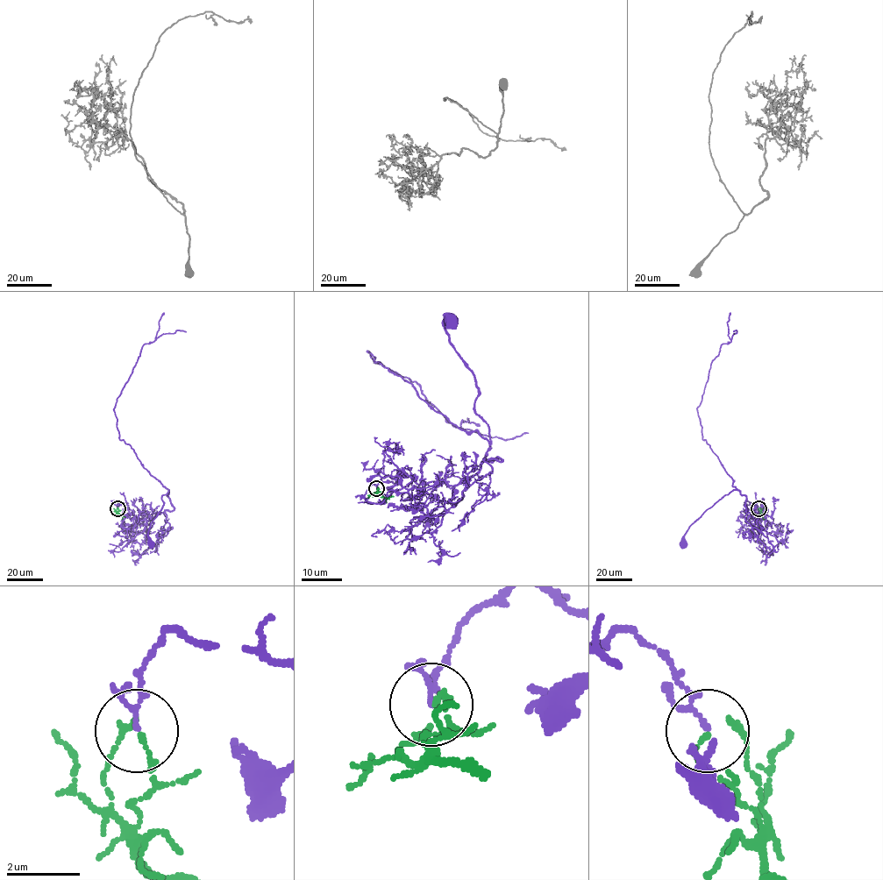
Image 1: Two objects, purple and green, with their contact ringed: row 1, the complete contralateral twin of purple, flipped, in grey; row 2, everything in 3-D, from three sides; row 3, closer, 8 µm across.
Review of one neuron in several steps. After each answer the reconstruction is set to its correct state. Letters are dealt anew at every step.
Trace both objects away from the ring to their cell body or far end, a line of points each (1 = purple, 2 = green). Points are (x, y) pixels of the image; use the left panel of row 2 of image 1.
1: (117, 507), (123, 504), (131, 519), (147, 521), (174, 509), (169, 490), (149, 527), (151, 543)
2: (117, 508), (117, 514), (122, 519)

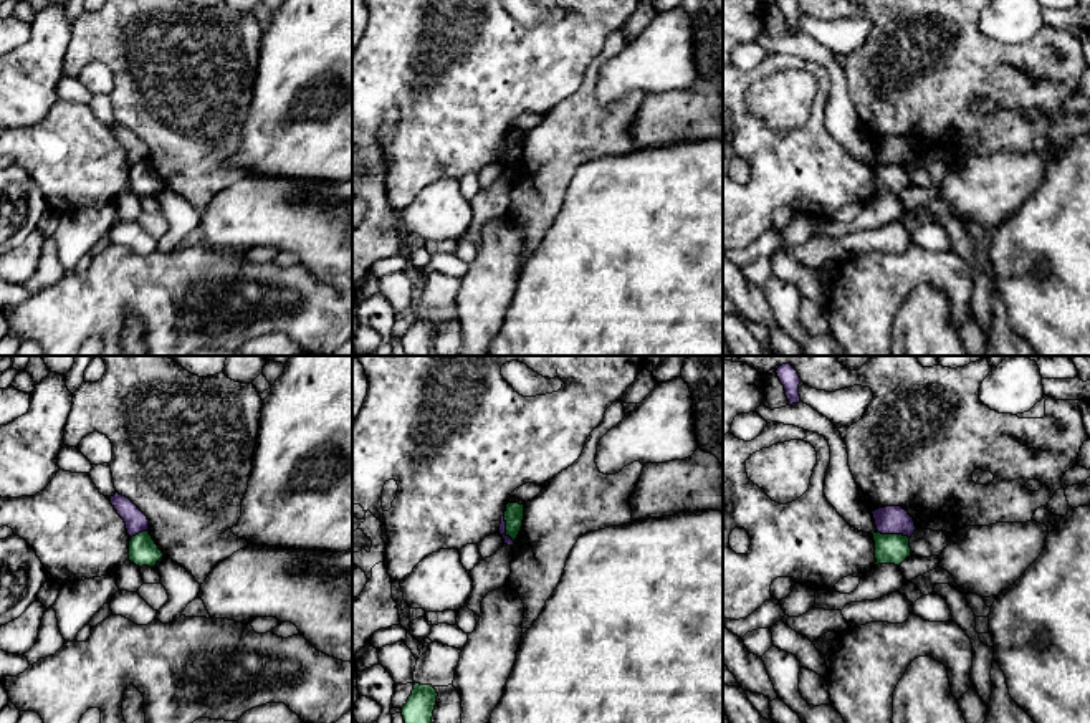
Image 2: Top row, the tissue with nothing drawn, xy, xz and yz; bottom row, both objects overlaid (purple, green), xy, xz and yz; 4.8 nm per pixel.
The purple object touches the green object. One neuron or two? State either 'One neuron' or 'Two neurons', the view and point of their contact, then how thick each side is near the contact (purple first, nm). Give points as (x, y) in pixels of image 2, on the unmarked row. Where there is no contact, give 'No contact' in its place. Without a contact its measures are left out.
Two neurons. Touches purple at yz (893, 162). Thickness 140 nm (purple) against 140 nm

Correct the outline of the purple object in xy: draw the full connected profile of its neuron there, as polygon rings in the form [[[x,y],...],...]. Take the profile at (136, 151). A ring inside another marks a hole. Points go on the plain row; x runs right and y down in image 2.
[[[116,122],[109,131],[117,144],[124,149],[127,164],[131,167],[142,160],[149,160],[147,146],[129,127]]]

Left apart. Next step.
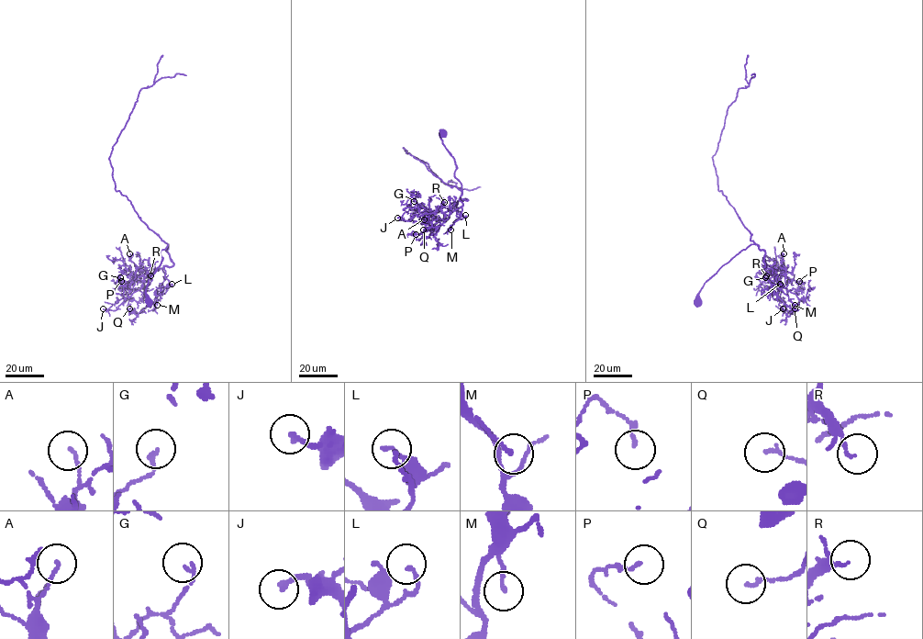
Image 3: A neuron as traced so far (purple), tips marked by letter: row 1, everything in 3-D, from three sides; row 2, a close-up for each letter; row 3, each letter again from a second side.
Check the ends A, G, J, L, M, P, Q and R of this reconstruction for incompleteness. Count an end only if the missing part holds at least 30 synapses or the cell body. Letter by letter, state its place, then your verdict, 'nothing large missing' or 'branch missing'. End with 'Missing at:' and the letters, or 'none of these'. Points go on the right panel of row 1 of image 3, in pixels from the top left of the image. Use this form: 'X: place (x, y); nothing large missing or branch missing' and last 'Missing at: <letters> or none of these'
A: place (783, 253); nothing large missing
G: place (765, 277); nothing large missing
J: place (783, 308); nothing large missing
L: place (780, 284); nothing large missing
M: place (795, 305); nothing large missing
P: place (799, 281); nothing large missing
Q: place (795, 308); nothing large missing
R: place (766, 275); nothing large missing
Missing at: none of these

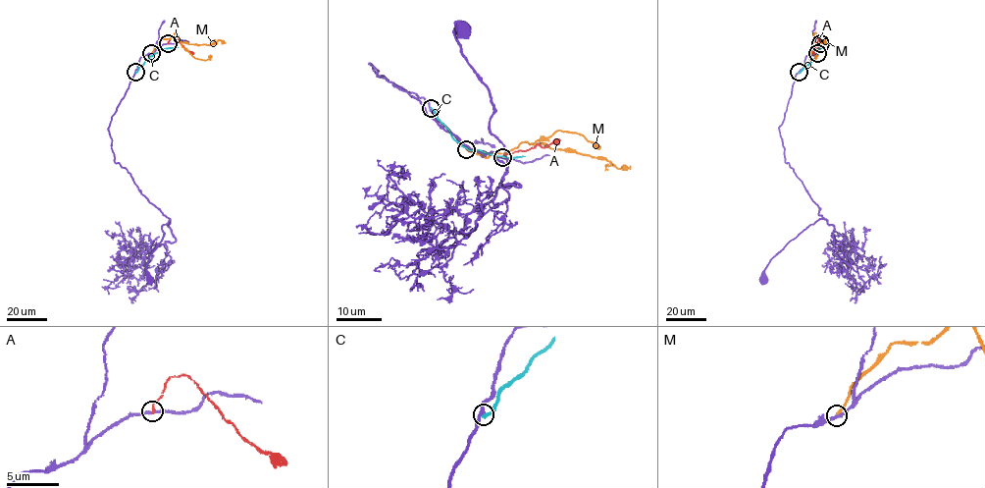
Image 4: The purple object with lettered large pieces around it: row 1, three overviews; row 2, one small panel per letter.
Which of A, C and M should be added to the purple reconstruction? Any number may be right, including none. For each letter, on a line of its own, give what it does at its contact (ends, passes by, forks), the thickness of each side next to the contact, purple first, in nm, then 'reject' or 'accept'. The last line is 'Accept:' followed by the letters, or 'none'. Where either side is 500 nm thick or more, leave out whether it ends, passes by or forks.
A: it ends | 190/150 nm | reject
C: it ends | 220/240 nm | reject
M: it ends | 200/240 nm | reject
Accept: none

